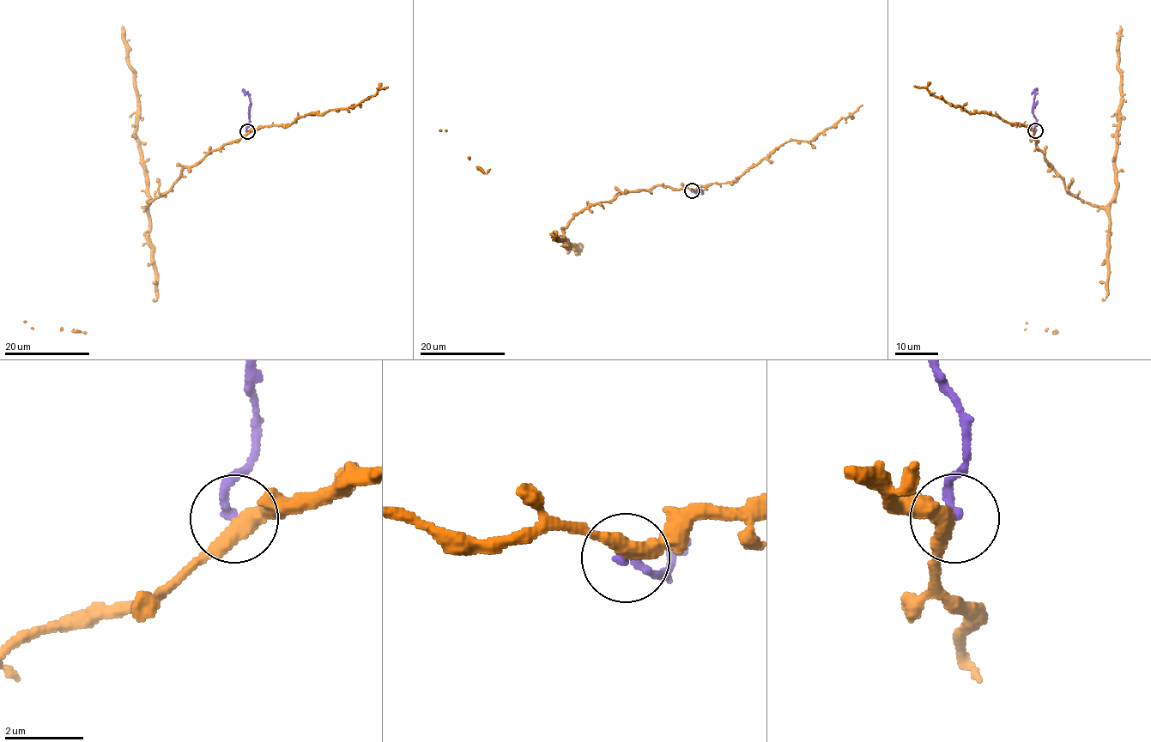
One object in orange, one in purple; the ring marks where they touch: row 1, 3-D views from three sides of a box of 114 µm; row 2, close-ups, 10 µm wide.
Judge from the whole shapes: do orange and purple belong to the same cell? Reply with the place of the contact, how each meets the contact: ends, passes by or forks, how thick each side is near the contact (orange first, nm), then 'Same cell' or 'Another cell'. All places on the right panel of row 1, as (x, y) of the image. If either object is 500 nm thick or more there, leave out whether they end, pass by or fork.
Place: (1035, 130). At the ring orange passes by. At the ring purple ends. Thickness 400 nm (orange) against 240 nm. Another cell

